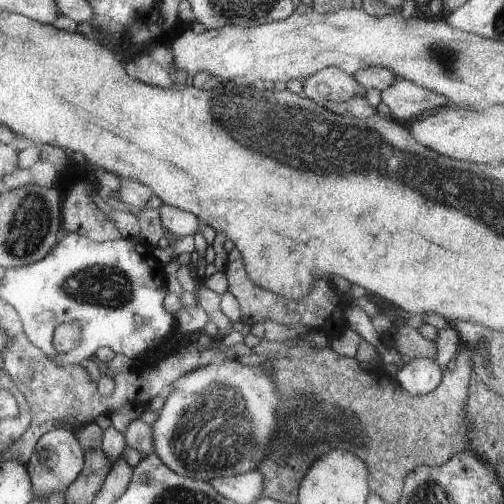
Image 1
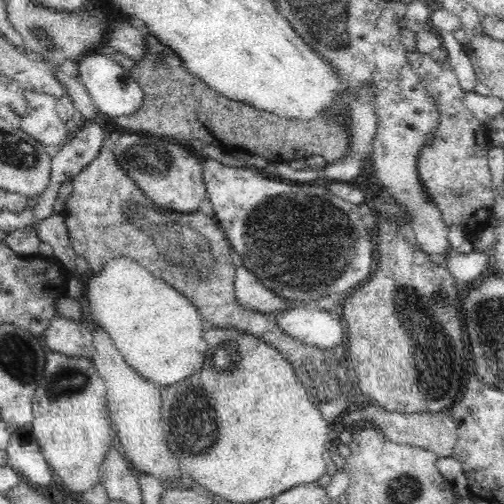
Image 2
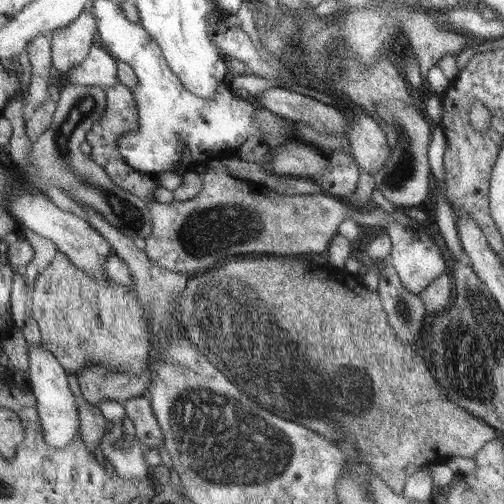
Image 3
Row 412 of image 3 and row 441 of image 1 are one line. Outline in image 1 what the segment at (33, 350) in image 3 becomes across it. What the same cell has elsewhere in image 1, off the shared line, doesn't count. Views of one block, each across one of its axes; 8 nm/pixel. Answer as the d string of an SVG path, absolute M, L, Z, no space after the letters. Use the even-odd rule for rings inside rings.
M51 430L47 434L43 434L43 438L39 438L35 454L31 454L29 462L25 464L29 476L31 476L31 486L33 486L33 500L35 498L47 498L53 492L67 492L67 488L75 482L75 478L79 478L79 474L83 464L83 450L77 444L75 436L69 430Z

